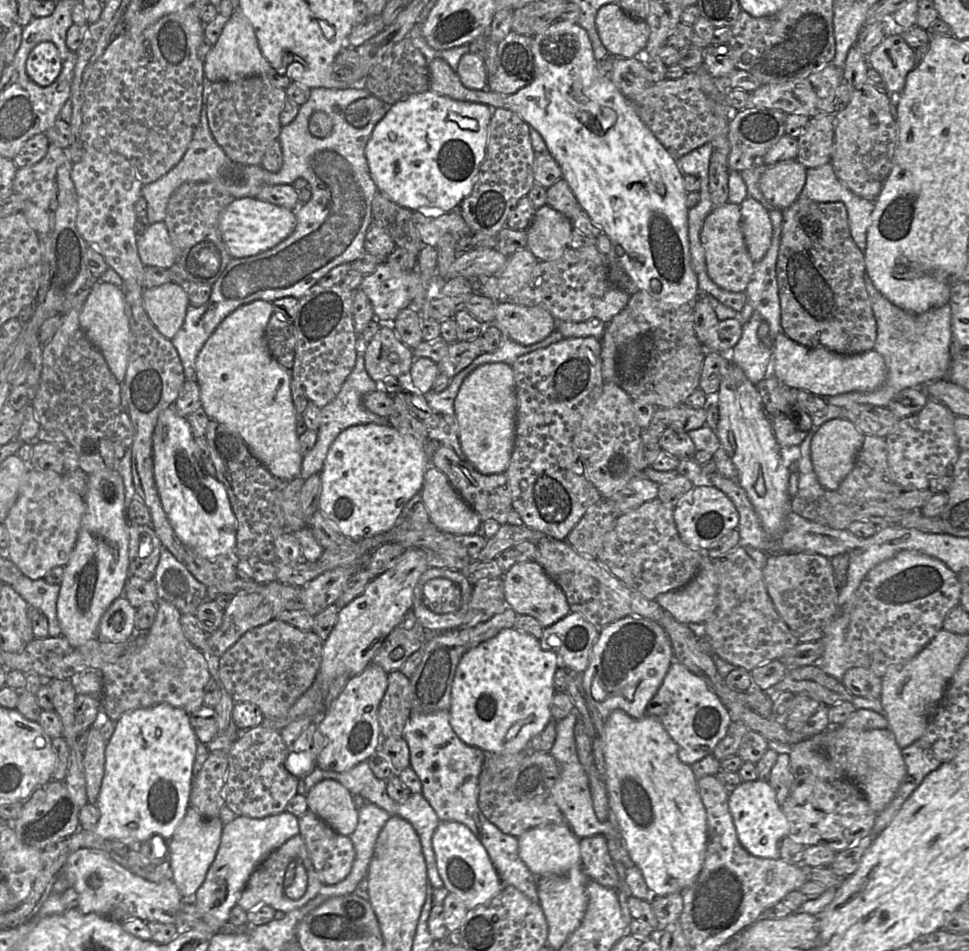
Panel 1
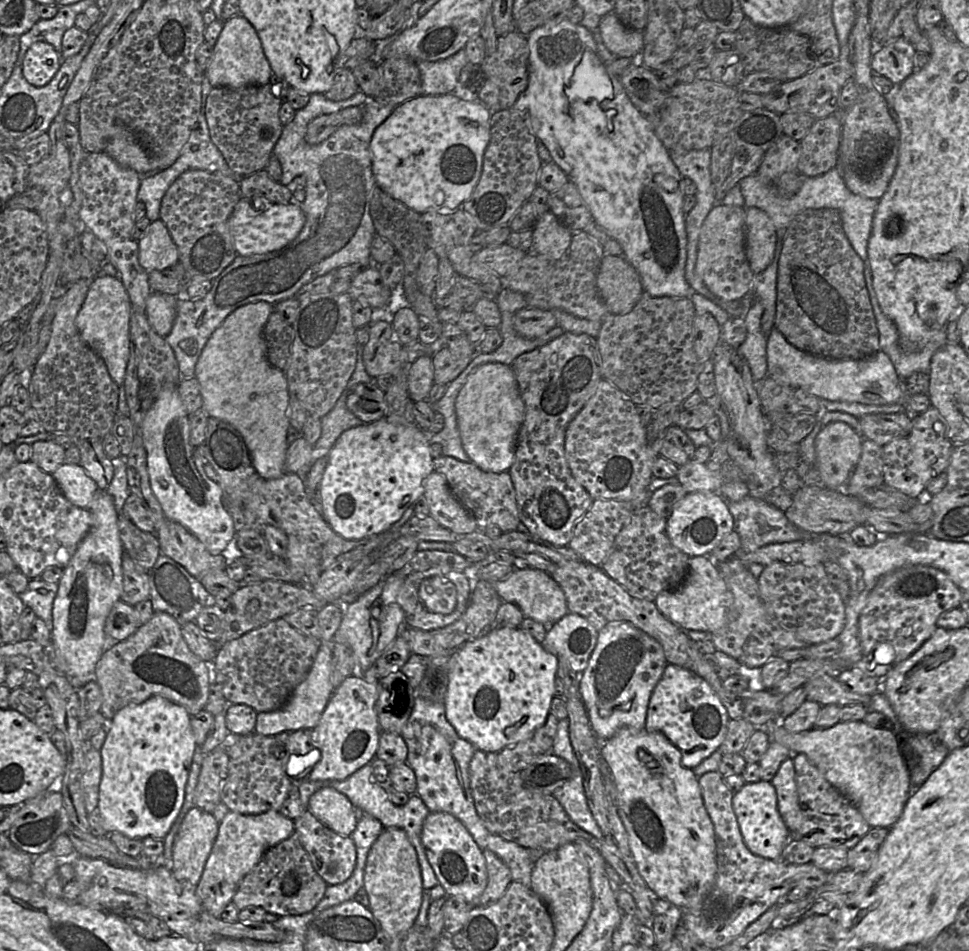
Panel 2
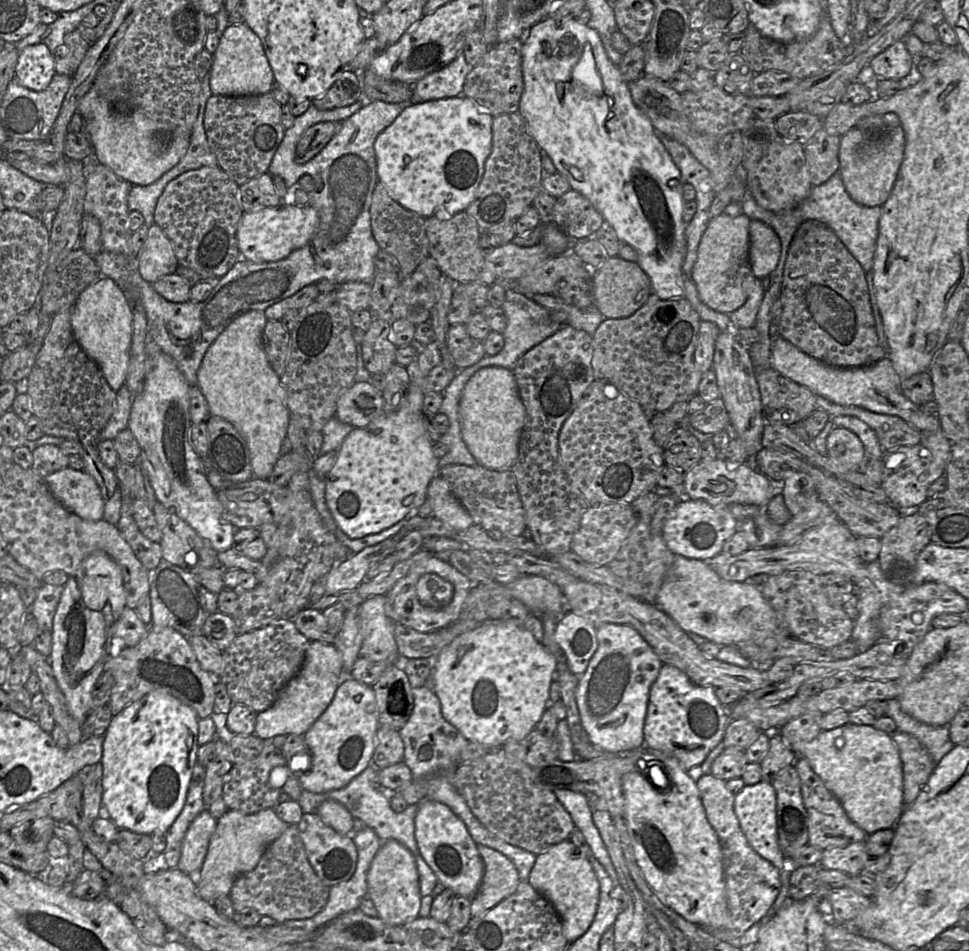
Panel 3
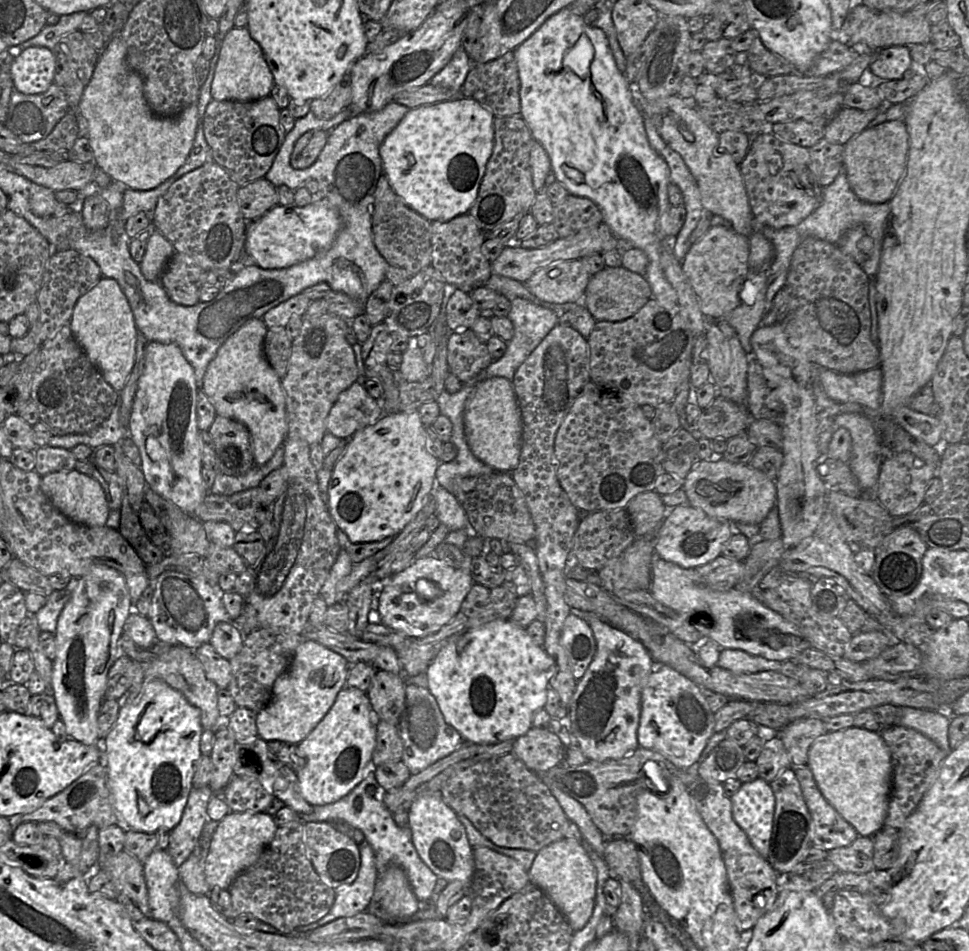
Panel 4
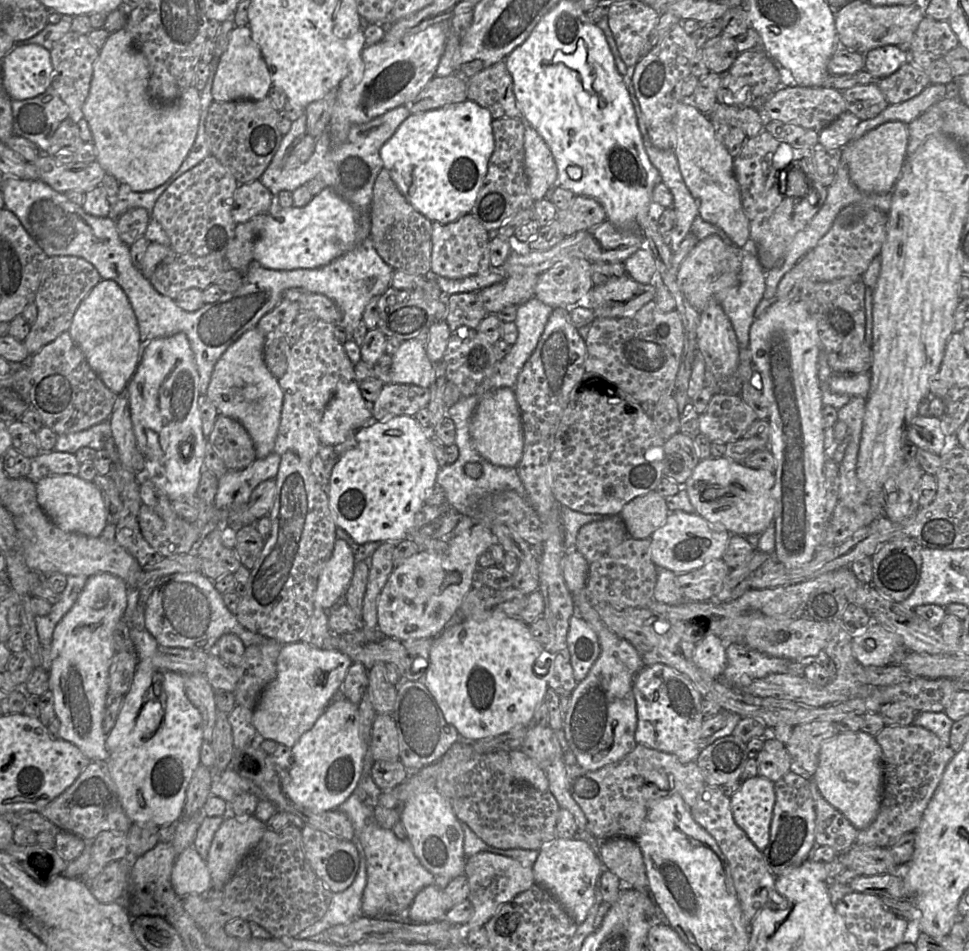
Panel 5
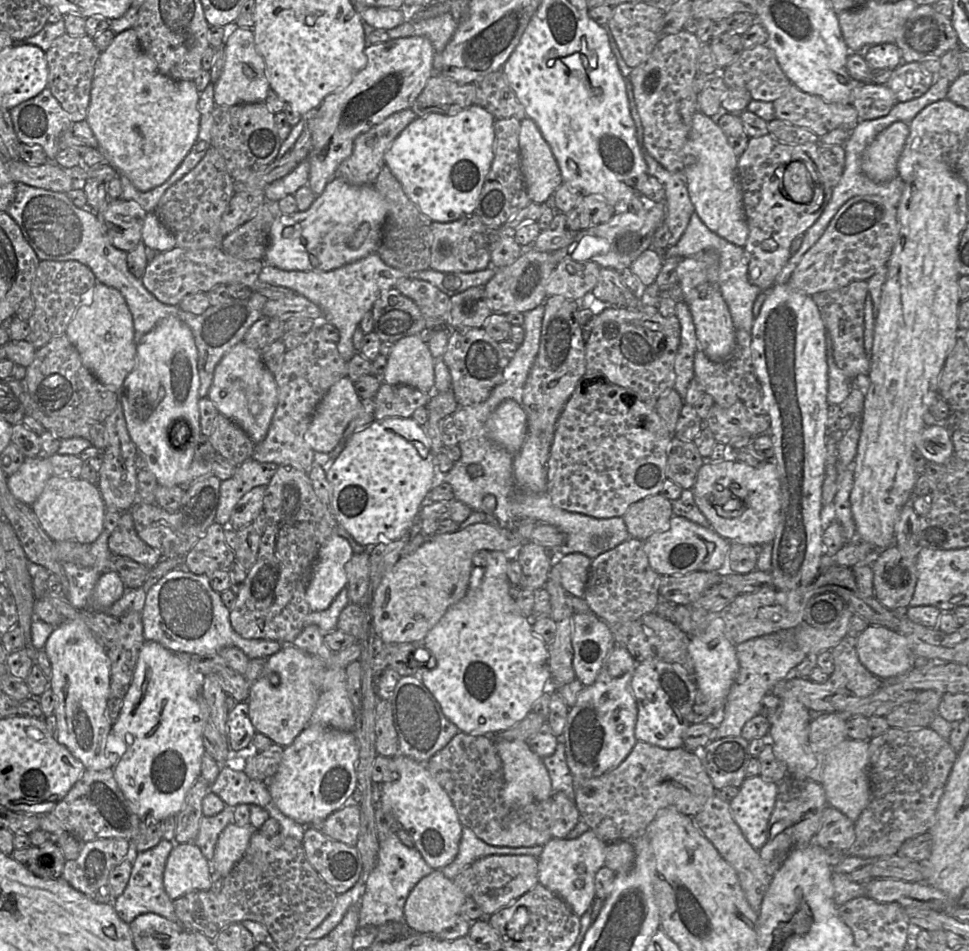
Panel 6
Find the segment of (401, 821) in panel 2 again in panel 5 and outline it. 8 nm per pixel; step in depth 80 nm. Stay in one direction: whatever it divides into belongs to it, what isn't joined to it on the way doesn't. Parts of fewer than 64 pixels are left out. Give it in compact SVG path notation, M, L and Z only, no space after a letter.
M358 784L354 792L334 810L340 810L349 817L355 830L355 836L358 836L364 850L367 868L367 884L362 897L361 915L371 918L399 917L406 915L416 894L424 887L433 884L435 875L430 872L415 855L408 838L399 839L392 829L385 829L378 825L374 817L375 807L366 806L360 800L358 796L360 791L362 791L362 787Z

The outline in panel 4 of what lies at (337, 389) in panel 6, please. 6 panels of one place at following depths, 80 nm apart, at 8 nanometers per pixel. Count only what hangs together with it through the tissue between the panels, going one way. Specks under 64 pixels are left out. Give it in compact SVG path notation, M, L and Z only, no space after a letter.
M358 378L348 389L341 392L331 408L326 421L327 431L341 439L350 439L357 431L375 424L384 411L381 402L371 397L364 387L365 379Z

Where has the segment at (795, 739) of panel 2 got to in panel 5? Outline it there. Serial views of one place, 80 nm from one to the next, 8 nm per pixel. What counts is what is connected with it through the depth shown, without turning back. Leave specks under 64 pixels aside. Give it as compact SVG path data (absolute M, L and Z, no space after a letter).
M863 731L840 732L828 739L820 749L813 780L822 797L858 831L866 829L877 817L883 791L882 750L875 736Z

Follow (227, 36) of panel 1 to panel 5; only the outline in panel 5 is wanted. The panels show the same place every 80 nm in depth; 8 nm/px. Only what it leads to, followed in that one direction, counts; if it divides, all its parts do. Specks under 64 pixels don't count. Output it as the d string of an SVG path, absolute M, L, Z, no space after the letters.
M235 26L214 77L212 86L213 99L216 102L262 100L268 96L271 87L272 80L269 69L260 48L252 39L250 27Z

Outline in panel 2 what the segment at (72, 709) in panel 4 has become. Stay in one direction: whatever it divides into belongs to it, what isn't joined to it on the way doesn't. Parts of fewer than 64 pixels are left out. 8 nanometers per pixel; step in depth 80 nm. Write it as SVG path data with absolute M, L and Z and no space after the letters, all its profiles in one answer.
M98 490L89 510L94 523L79 544L69 564L64 568L53 604L52 642L60 661L61 673L76 689L95 678L96 665L104 653L105 622L115 603L121 600L123 590L122 556L124 547L119 537L119 515L112 496L106 490Z

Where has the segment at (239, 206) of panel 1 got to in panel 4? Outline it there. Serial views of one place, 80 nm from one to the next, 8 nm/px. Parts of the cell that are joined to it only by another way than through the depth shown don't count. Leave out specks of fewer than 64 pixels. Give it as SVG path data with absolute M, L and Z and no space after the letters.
M327 200L303 207L276 205L260 218L248 221L244 253L263 269L288 268L329 249L340 228L339 213Z

